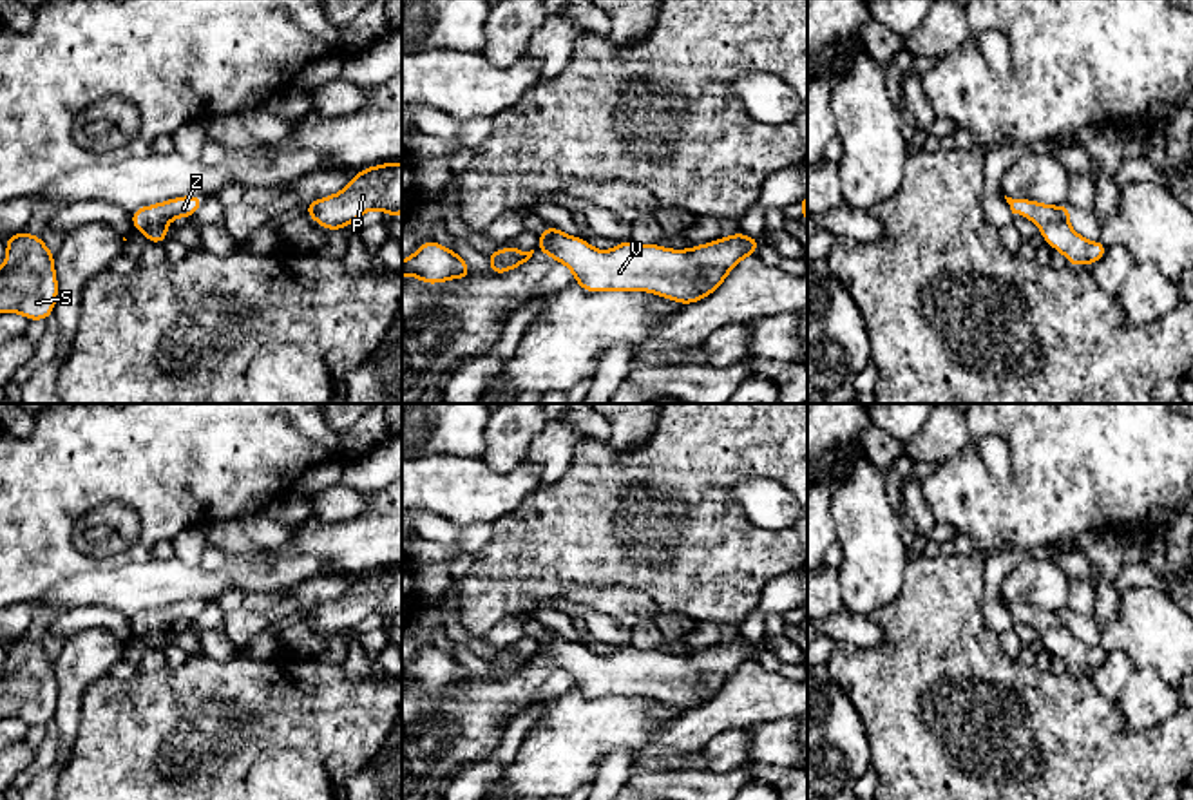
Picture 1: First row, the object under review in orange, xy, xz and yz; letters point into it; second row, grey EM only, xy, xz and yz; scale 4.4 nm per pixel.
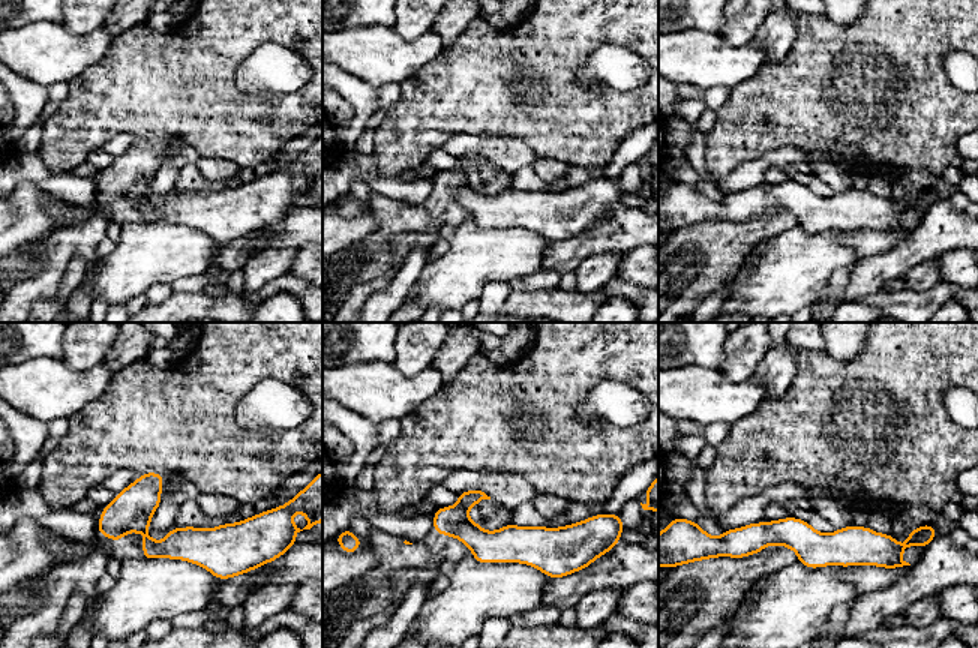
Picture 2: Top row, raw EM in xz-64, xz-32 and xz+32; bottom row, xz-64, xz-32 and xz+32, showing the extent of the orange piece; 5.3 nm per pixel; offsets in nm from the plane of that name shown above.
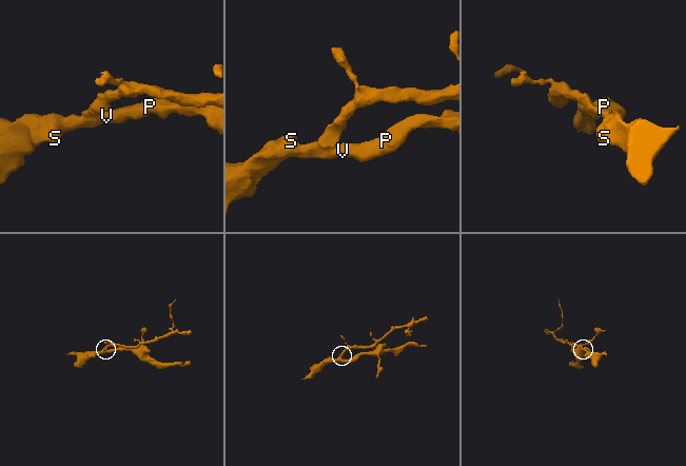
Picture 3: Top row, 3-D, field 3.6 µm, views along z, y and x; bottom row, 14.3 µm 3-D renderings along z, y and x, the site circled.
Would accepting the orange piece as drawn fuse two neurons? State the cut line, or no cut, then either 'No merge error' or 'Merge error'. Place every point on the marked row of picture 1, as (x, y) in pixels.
Split along xz (562, 232), (547, 243), (545, 254). Merge error

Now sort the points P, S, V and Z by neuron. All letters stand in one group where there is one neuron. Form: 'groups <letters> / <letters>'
groups P S V / Z

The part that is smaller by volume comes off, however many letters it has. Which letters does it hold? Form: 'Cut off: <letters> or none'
Cut off: Z

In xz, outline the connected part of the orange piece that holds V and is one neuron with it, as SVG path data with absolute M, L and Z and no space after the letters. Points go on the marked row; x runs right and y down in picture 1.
M737 232L684 250L625 241L603 252L585 237L559 233L547 243L547 255L563 262L583 291L648 291L686 306L719 290L760 243Z

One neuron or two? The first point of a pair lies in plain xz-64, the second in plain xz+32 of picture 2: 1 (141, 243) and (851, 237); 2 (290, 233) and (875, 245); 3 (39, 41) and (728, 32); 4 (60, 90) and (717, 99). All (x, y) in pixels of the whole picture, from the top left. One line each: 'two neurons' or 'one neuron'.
1: two neurons
2: two neurons
3: two neurons
4: one neuron

